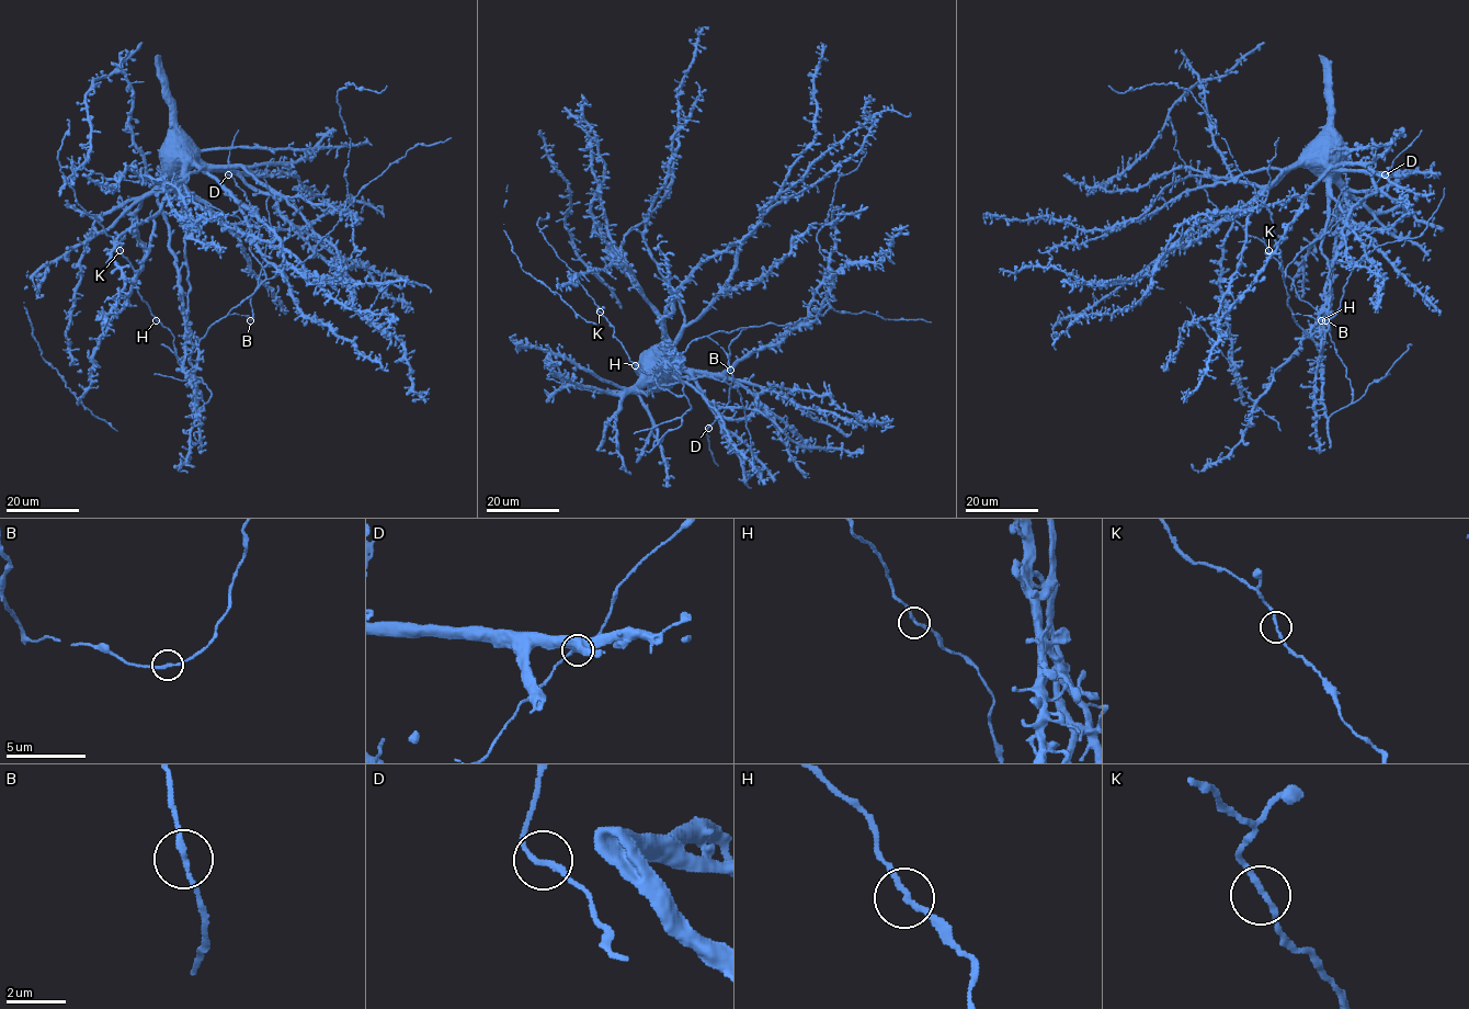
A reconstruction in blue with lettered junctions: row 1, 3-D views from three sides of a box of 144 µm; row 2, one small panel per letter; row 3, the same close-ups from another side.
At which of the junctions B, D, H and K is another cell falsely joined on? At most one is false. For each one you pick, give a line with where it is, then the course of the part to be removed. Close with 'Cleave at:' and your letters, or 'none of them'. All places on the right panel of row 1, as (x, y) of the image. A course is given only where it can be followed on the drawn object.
Cleave at: none of them

